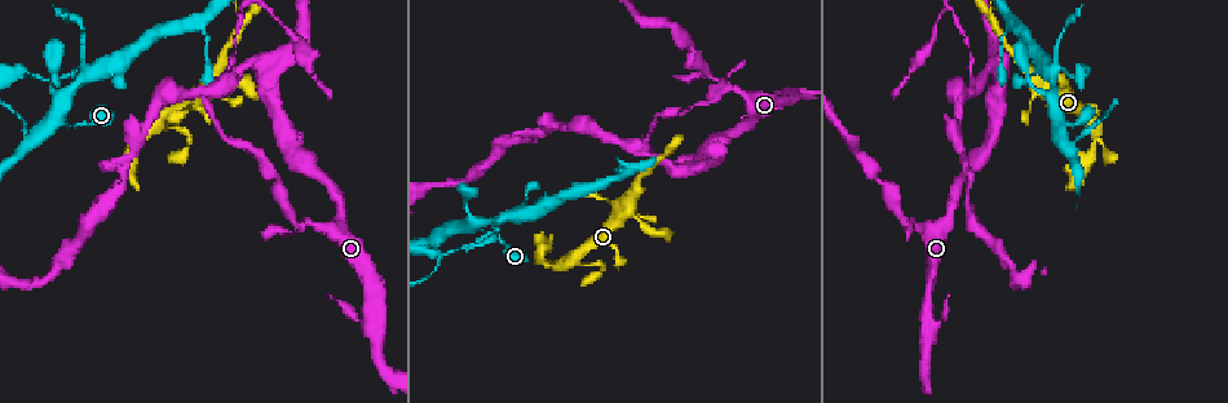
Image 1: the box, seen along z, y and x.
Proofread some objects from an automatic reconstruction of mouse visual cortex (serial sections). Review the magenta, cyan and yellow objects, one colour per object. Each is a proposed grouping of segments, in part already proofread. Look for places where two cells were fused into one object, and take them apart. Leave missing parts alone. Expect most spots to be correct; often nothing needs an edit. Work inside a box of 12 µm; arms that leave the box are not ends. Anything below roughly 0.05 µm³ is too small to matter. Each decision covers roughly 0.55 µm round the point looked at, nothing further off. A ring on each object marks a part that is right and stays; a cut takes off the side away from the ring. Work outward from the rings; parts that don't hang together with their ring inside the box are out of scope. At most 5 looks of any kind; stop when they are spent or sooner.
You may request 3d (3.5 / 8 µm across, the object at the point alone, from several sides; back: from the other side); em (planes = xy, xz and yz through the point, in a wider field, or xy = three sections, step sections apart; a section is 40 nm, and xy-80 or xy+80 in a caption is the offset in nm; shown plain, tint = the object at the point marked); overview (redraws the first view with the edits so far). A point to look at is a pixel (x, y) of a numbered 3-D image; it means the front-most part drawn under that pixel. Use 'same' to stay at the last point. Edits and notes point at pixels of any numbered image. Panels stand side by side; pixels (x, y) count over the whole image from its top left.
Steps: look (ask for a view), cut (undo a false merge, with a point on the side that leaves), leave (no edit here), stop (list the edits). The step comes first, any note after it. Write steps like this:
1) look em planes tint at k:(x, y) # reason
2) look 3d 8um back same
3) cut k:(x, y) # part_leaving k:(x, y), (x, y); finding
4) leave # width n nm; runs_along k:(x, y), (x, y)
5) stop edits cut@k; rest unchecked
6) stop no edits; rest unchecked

look 3d 3.5um at 1:(85, 76) # three-way junction

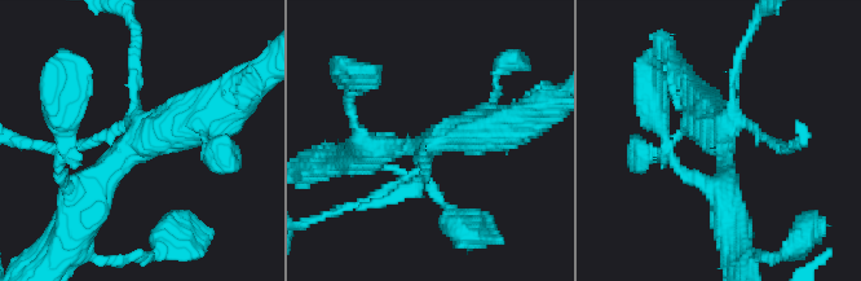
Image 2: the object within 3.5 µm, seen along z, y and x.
look em xy step 5 tint at 2:(726, 144)

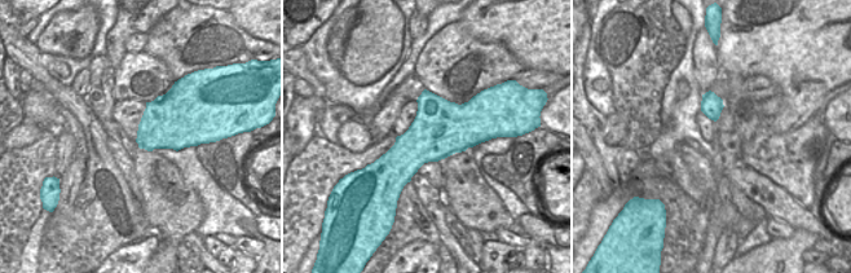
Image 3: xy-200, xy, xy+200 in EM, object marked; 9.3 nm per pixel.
leave # runs_along 2:(83, 215), (135, 144), (210, 113); continuous, no second cell

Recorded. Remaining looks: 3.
look 3d 8um at 1:(572, 260) # thick turns thin

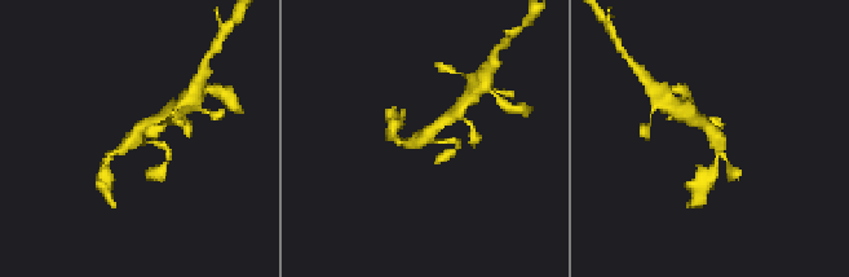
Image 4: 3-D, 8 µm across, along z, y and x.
look 3d 3.5um at 4:(423, 141) # closer look

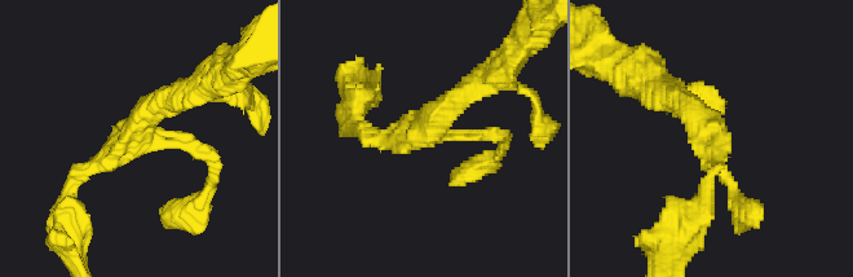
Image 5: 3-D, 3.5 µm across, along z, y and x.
look em xy step 2 tint at 5:(424, 130) # need the tissue

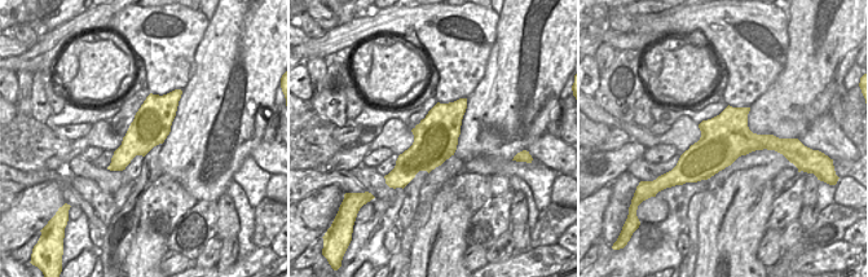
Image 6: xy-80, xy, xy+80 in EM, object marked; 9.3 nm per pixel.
leave # width 400 nm; runs_along 5:(193, 89), (74, 176); all the same cell

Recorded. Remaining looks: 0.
stop no edits; rest unchecked

